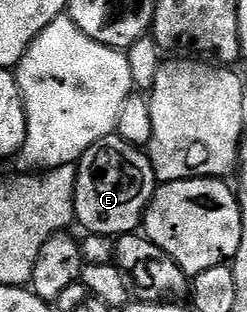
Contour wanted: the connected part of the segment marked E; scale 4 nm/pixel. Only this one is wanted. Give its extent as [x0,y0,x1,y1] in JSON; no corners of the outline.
[75,136,157,234]

